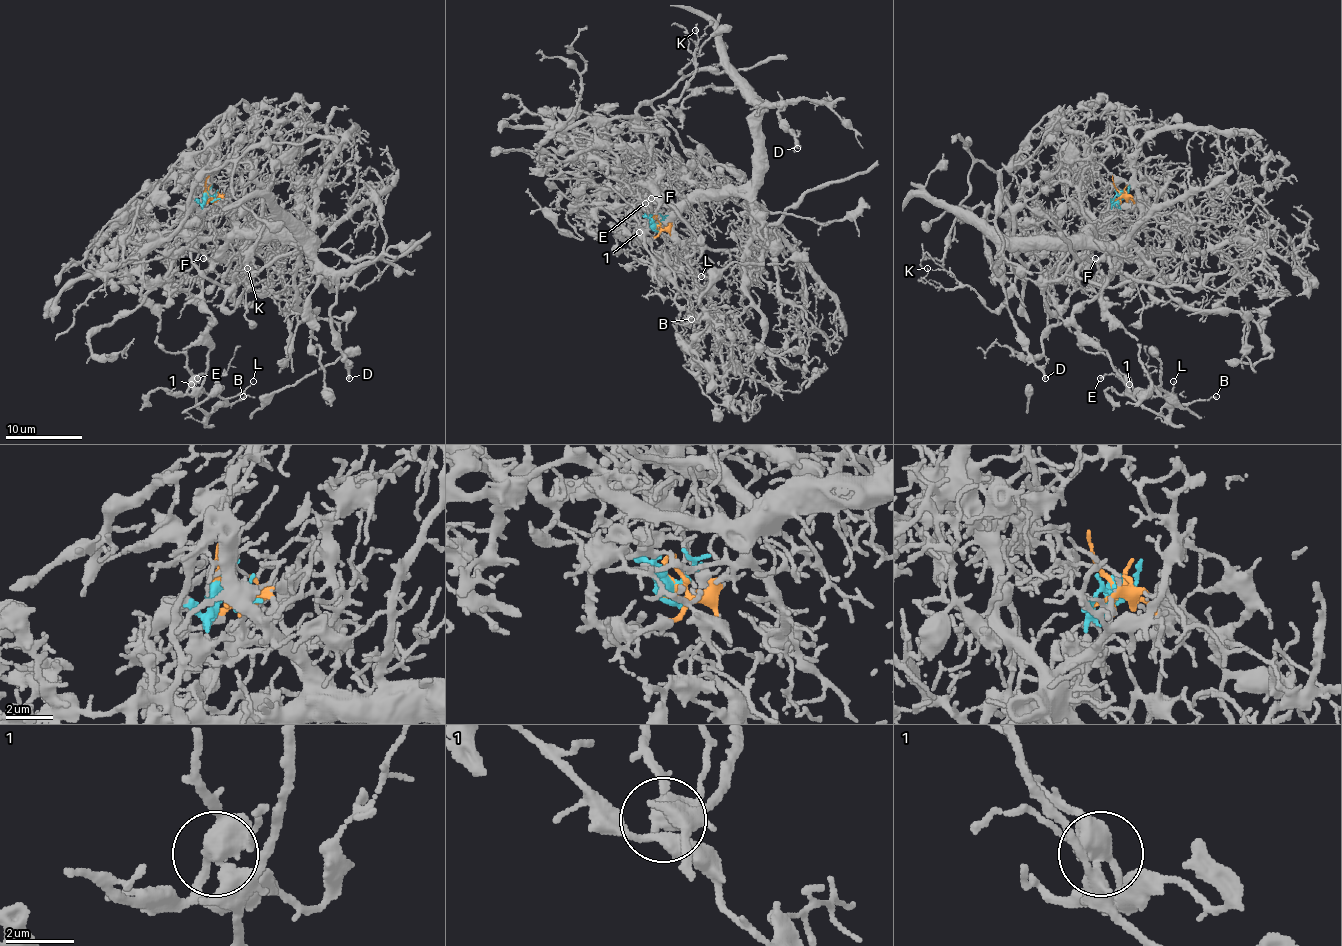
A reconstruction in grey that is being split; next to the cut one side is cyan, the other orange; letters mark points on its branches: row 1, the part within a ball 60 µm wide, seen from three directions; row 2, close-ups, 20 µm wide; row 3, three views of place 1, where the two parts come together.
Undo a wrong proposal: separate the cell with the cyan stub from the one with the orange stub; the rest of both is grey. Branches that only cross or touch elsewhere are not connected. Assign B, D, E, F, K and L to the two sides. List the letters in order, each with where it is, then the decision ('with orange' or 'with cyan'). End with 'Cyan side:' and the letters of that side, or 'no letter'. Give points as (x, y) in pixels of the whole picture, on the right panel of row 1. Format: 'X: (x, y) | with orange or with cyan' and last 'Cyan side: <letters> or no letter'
B: (1216, 396) | with cyan
D: (1045, 378) | with orange
E: (1100, 378) | with cyan
F: (1095, 258) | with cyan
K: (927, 268) | with orange
L: (1173, 381) | with cyan
Cyan side: B, E, F, L

